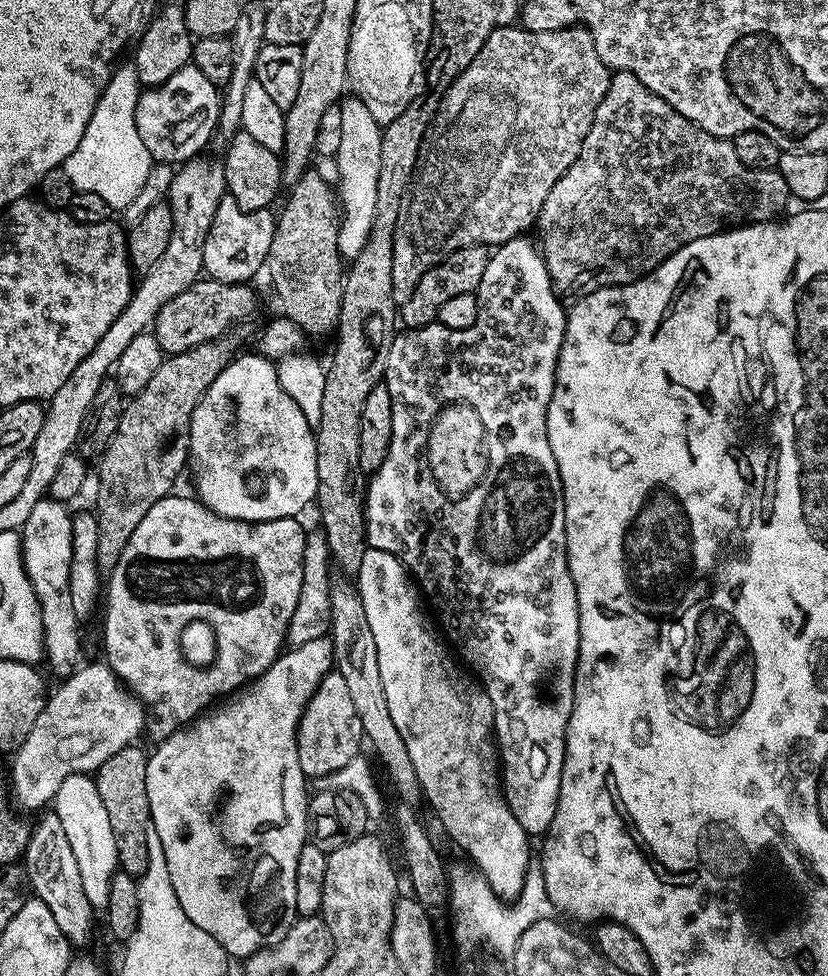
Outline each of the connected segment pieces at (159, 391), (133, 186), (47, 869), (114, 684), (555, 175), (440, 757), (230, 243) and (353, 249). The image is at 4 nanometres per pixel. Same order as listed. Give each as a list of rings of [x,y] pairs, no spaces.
[[[225,334],[210,342],[202,342],[185,352],[169,355],[158,366],[154,378],[142,386],[137,396],[131,397],[124,405],[124,413],[118,422],[118,430],[105,450],[99,457],[100,489],[96,492],[96,521],[98,522],[98,566],[101,573],[110,574],[122,558],[122,550],[126,550],[126,542],[130,542],[130,534],[134,534],[138,522],[146,518],[150,506],[173,491],[180,471],[185,471],[188,459],[188,431],[190,418],[206,390],[210,390],[210,382],[222,374],[222,370],[241,351],[240,340],[236,334]]]
[[[121,63],[112,73],[107,86],[104,88],[86,130],[82,134],[82,142],[63,162],[63,168],[66,174],[70,174],[70,182],[78,192],[89,192],[90,194],[99,194],[114,210],[123,210],[134,202],[138,190],[142,190],[142,185],[146,182],[146,174],[150,174],[153,166],[153,158],[150,150],[146,150],[142,138],[138,135],[138,126],[136,125],[136,107],[138,98],[142,91],[142,85],[138,78],[138,70],[135,63]]]
[[[48,810],[40,818],[37,824],[31,825],[32,833],[22,857],[28,883],[31,891],[36,891],[33,892],[35,899],[50,906],[50,914],[54,914],[62,934],[68,936],[72,945],[80,946],[92,936],[94,909],[90,898],[86,898],[86,890],[82,890],[82,874],[78,874],[78,861],[74,858],[74,850],[70,850],[70,841],[66,838],[62,822],[58,822],[58,814],[55,810]]]
[[[107,662],[81,663],[71,676],[61,679],[57,684],[60,685],[53,692],[51,689],[50,695],[41,703],[40,711],[31,717],[27,725],[28,733],[26,728],[24,741],[12,760],[11,799],[16,799],[28,812],[39,813],[47,809],[55,801],[58,786],[62,786],[66,778],[77,774],[95,774],[102,762],[106,762],[106,758],[114,758],[118,750],[135,745],[136,738],[146,728],[145,709],[133,699]]]
[[[498,26],[493,30],[490,38],[486,38],[482,50],[478,50],[474,62],[470,62],[470,66],[466,66],[466,70],[462,70],[460,77],[448,87],[446,94],[440,99],[434,122],[426,130],[426,138],[422,142],[420,157],[416,163],[416,175],[412,178],[412,187],[406,197],[400,221],[396,223],[396,233],[394,234],[392,289],[397,305],[404,304],[406,298],[410,298],[410,294],[414,294],[414,286],[418,286],[418,278],[422,278],[422,274],[426,274],[426,270],[433,268],[449,252],[456,252],[459,248],[468,248],[471,244],[499,246],[527,233],[527,228],[531,229],[535,225],[542,202],[546,202],[546,194],[550,194],[554,182],[558,182],[558,178],[562,178],[562,174],[566,174],[566,170],[570,170],[570,166],[578,158],[578,154],[582,150],[582,142],[594,122],[594,114],[608,89],[610,69],[602,62],[602,58],[598,58],[594,38],[588,33],[587,28],[573,26],[549,32],[527,32],[519,26],[504,27]]]
[[[369,547],[366,550],[366,554],[362,554],[362,566],[354,577],[354,583],[360,589],[362,606],[366,610],[366,618],[370,621],[370,630],[374,633],[374,646],[378,646],[378,674],[382,678],[382,690],[386,690],[386,706],[390,706],[390,718],[394,718],[394,726],[398,726],[398,734],[402,734],[402,742],[406,742],[406,750],[410,754],[410,762],[414,762],[414,770],[418,774],[418,782],[420,783],[423,799],[426,798],[432,803],[432,808],[436,811],[436,816],[440,819],[441,826],[448,831],[449,838],[469,856],[467,859],[469,861],[476,860],[472,862],[474,862],[480,875],[486,878],[486,882],[492,887],[494,894],[505,902],[511,902],[519,896],[530,867],[530,861],[528,861],[530,837],[528,833],[522,830],[522,826],[518,826],[518,818],[514,818],[514,814],[510,814],[510,806],[504,800],[502,772],[498,767],[498,749],[494,743],[494,729],[492,727],[492,703],[488,693],[484,691],[483,684],[473,679],[461,667],[457,657],[450,651],[449,645],[442,639],[441,633],[435,627],[433,627],[434,629],[428,628],[428,620],[424,617],[424,608],[420,605],[422,593],[414,583],[408,569],[404,567],[403,562],[398,557],[394,554],[386,554],[386,550]]]
[[[224,195],[222,202],[218,202],[218,210],[214,210],[214,222],[210,222],[210,234],[206,234],[206,246],[204,247],[204,272],[218,282],[227,284],[247,284],[253,278],[261,275],[262,269],[267,265],[270,254],[270,242],[274,242],[274,230],[276,229],[276,216],[272,208],[263,208],[247,212],[234,202],[230,195]]]
[[[355,94],[345,95],[343,99],[339,101],[338,107],[342,110],[342,138],[334,157],[334,163],[336,163],[336,176],[340,179],[340,188],[338,184],[338,223],[340,225],[340,233],[338,234],[338,250],[345,261],[351,262],[355,259],[357,254],[359,254],[362,248],[366,246],[366,238],[370,238],[370,226],[374,226],[374,205],[376,204],[378,195],[378,174],[382,163],[382,125],[380,125],[380,123],[374,118],[372,111],[364,105],[363,100]]]

